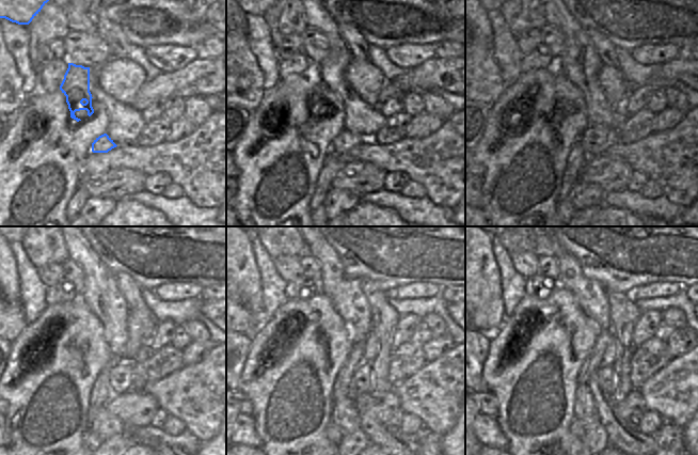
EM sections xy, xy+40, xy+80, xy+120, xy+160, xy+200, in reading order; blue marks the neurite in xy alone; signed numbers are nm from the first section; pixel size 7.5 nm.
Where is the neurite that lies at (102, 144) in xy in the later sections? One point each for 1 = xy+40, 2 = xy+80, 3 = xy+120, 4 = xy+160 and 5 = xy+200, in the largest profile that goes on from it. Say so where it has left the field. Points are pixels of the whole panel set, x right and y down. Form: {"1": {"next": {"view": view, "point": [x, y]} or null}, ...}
{"1": {"next": {"view": "xy+40", "point": [346, 140]}}, "2": {"next": {"view": "xy+80", "point": [593, 140]}}, "3": {"next": {"view": "xy+120", "point": [122, 373]}}, "4": {"next": {"view": "xy+160", "point": [363, 378]}}, "5": {"next": {"view": "xy+200", "point": [605, 375]}}}

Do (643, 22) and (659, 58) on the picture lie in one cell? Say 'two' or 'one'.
two

